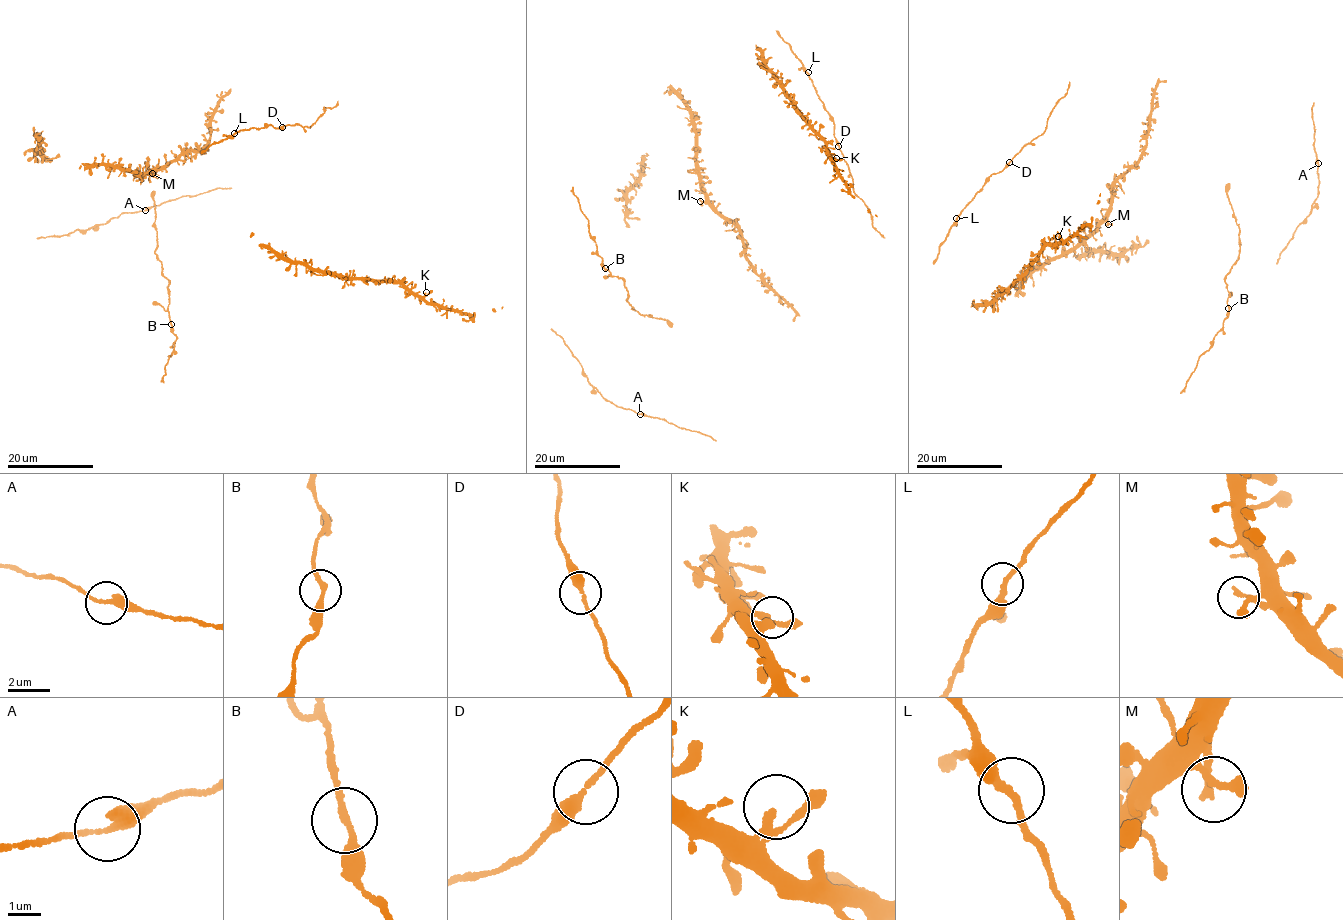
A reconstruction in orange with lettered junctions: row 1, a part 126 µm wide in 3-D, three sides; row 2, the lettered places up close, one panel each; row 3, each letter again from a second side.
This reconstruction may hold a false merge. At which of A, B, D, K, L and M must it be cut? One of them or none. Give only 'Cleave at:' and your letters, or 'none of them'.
Cleave at: none of them

